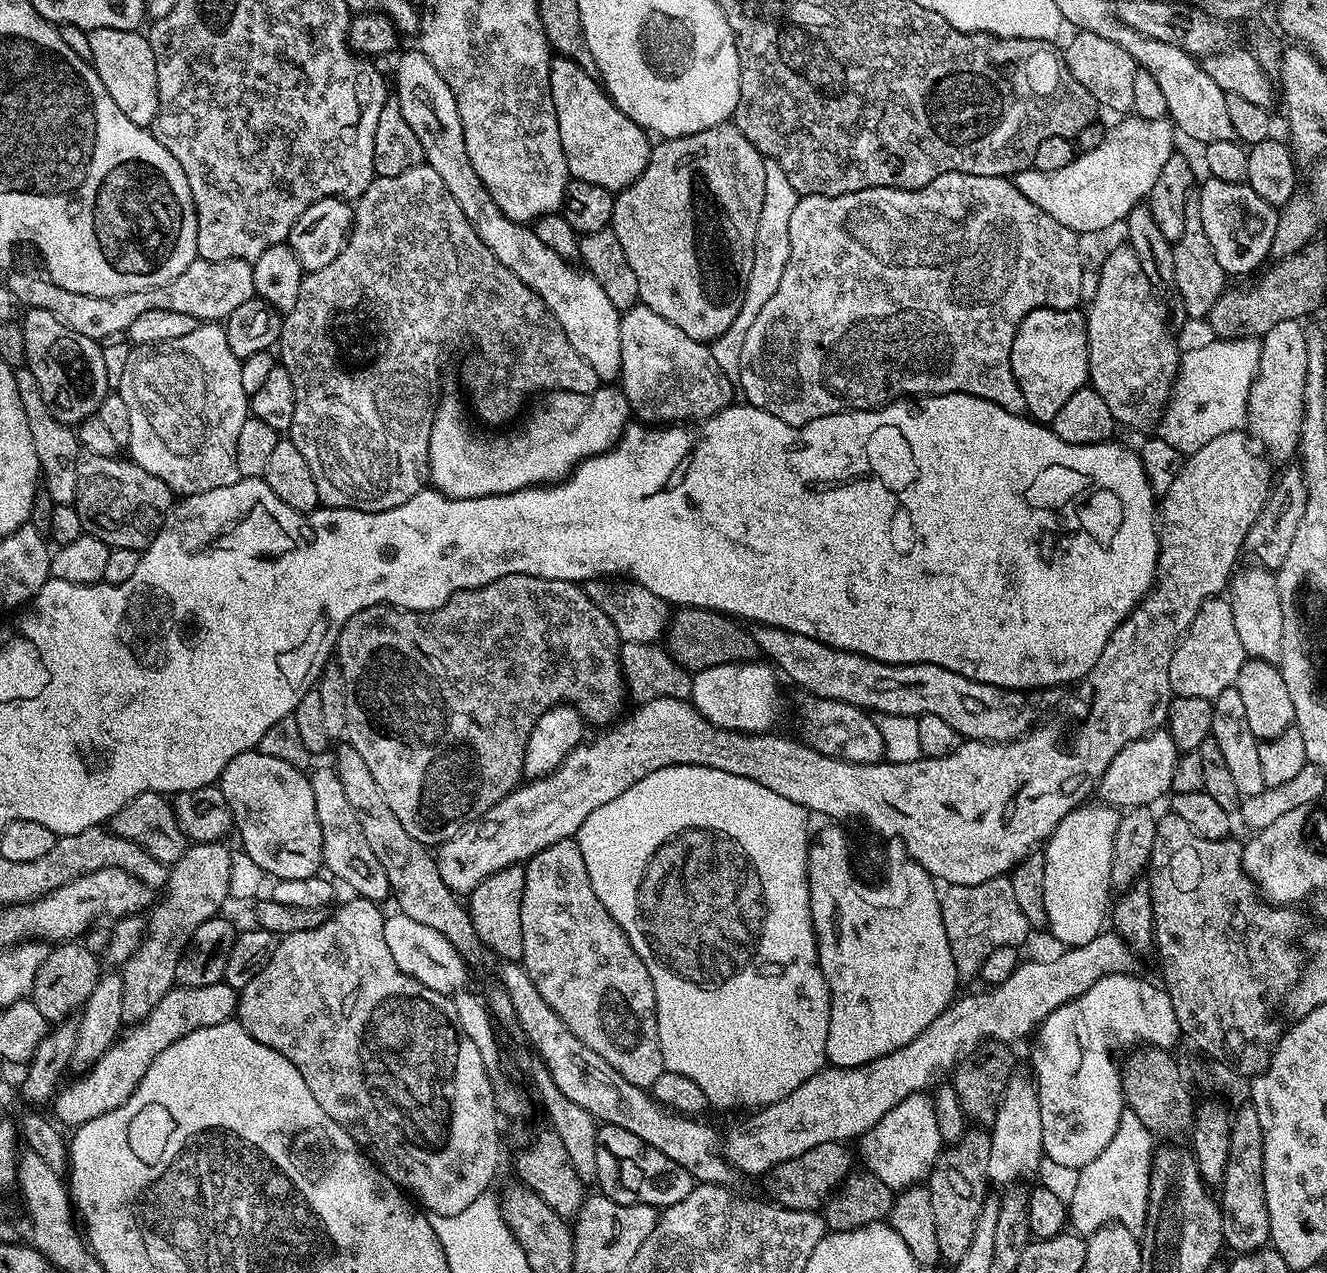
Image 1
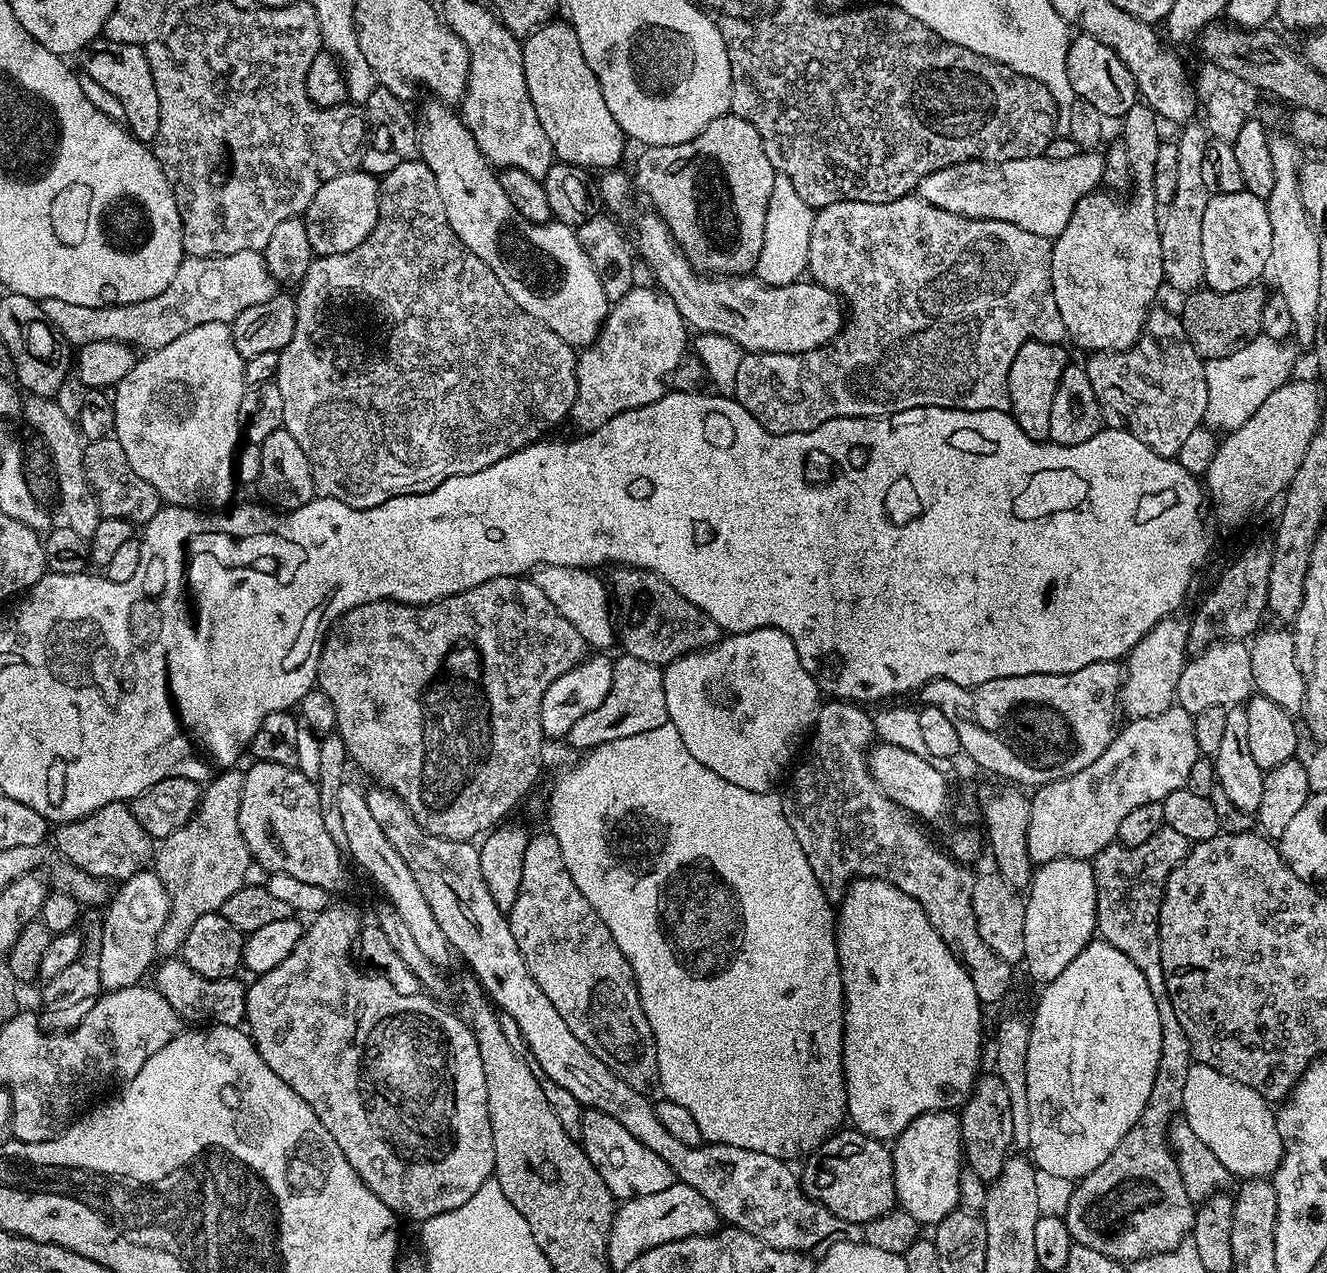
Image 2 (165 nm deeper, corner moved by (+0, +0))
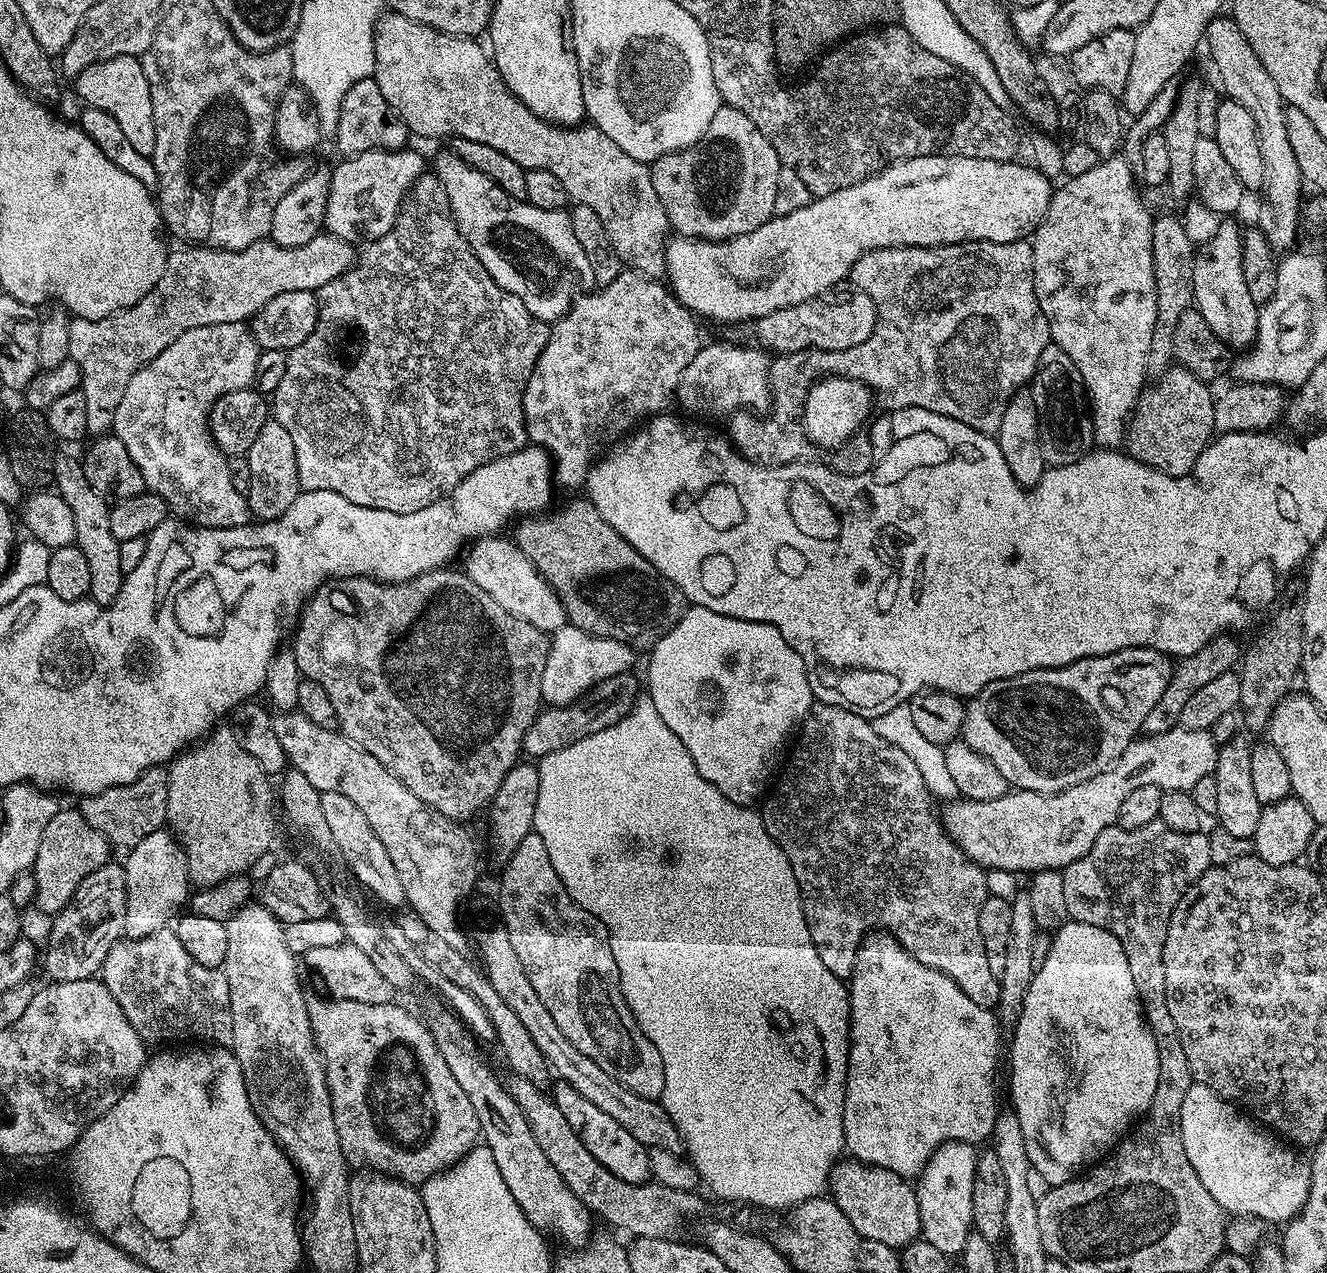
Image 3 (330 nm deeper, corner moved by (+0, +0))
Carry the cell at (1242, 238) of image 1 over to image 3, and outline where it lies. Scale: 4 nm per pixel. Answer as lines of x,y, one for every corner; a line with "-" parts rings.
1224,218
1219,221
1220,225
1212,232
1212,237
1208,240
1208,245
1202,250
1197,251
1196,261
1194,262
1194,301
1195,311
1206,318
1206,324
1210,330
1218,334
1220,341
1228,347
1229,350
1247,350
1256,343
1256,327
1260,317
1260,308
1250,298
1248,288
1246,287
1246,277
1242,274
1242,235
1241,225
1235,224
1235,219

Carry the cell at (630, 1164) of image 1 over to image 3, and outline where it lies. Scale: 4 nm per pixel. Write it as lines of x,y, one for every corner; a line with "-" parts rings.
563,1082
554,1084
551,1085
553,1088
550,1088
552,1100
558,1106
558,1110
562,1110
562,1118
566,1118
566,1122
570,1122
570,1130
574,1130
580,1135
586,1150
590,1150
590,1154
594,1154
594,1158
598,1158
598,1162
602,1162
602,1166
606,1166
606,1170
610,1170
610,1174
622,1178
622,1182
649,1183
652,1167
648,1157
650,1150
647,1146
638,1142
638,1138
631,1136
620,1123
614,1122
614,1118
610,1118
610,1114
598,1110
598,1106
594,1106
594,1102
586,1102
586,1098
582,1098
582,1094
578,1094
578,1090
574,1090
574,1086

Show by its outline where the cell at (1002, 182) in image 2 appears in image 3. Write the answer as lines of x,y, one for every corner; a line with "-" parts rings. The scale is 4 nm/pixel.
912,156
908,160
898,160
889,163
879,172
867,176
862,182
854,186
846,186
842,190
834,190
825,196
812,199
806,206
794,210
785,216
775,215
762,226
750,230
748,234
735,236
729,240
693,240
686,236
677,235
669,239
664,249
664,271
666,284
677,302
693,314
705,316
708,320
717,320
720,324
734,324
738,320
755,322
766,314
774,314
774,310
782,310
786,306
798,306
798,302
806,302
823,297
835,284
849,279
852,268
858,258
875,248
937,248
943,244
965,244
975,240
986,242
1002,242
1012,244
1016,240
1025,239
1036,231
1042,222
1046,210
1052,201
1054,184
1049,177
1040,171
1039,167
1027,168
1024,164
1016,164
1012,160
983,160
982,158
966,158
965,156

